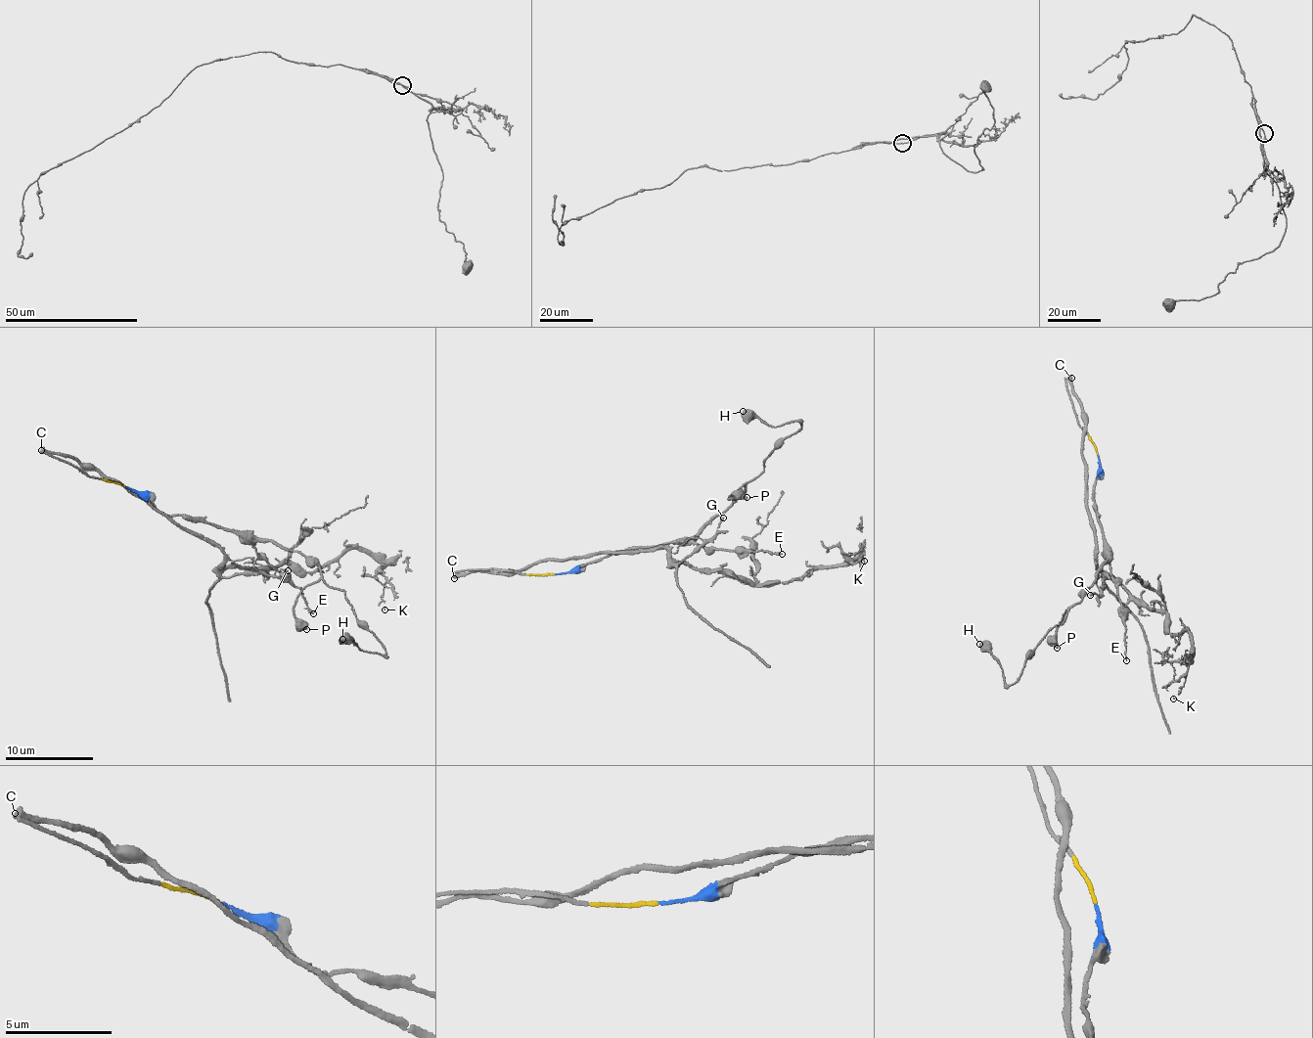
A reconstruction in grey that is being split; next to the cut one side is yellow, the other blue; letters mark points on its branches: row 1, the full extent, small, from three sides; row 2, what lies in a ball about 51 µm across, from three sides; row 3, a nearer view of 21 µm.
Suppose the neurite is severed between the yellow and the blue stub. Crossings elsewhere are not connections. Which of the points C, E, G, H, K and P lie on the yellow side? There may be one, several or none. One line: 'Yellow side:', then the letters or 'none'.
Yellow side: C, G, K

